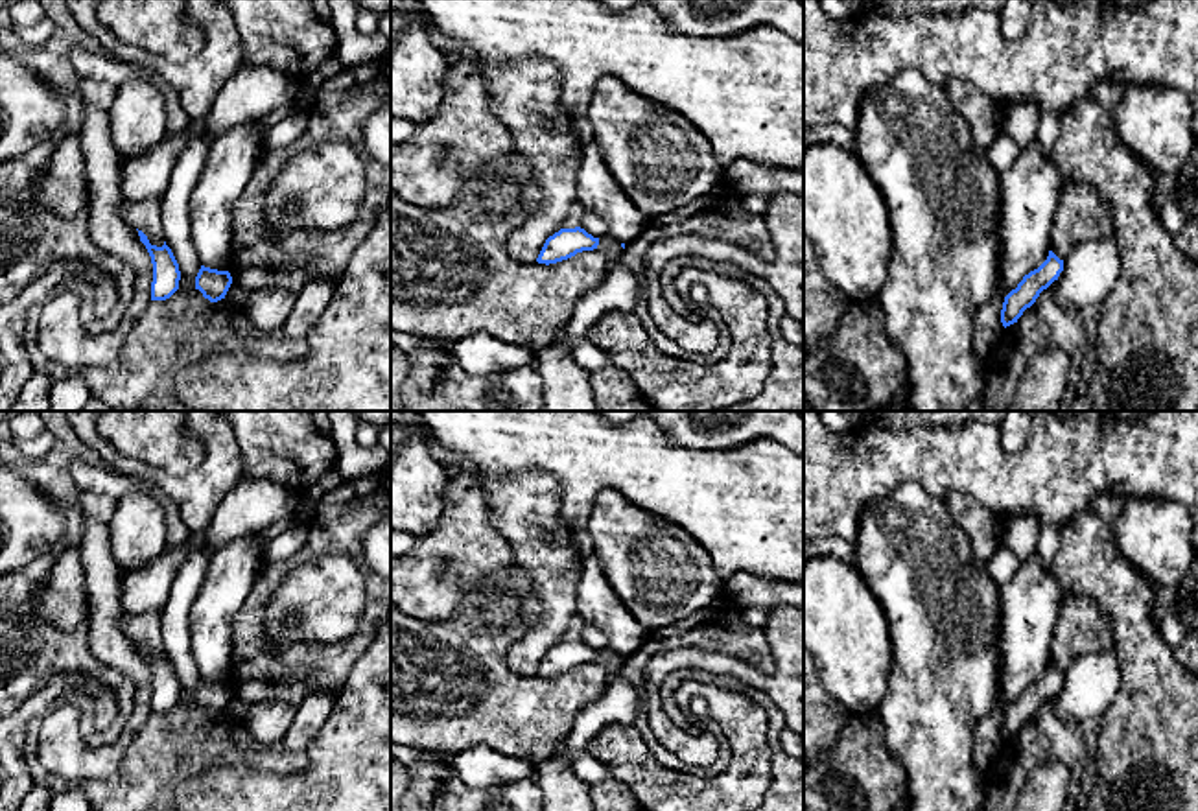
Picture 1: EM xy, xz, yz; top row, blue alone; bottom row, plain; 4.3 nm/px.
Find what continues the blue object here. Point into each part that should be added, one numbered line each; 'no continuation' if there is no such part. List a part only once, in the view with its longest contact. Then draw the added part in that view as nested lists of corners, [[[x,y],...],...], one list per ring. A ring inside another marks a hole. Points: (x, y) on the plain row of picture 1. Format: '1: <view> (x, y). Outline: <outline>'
no continuation

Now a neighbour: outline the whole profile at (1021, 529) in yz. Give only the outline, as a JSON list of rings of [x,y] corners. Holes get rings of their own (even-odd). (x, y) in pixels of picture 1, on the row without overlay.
[[[1014,514],[1006,516],[1006,536],[1004,546],[1025,562],[1036,553],[1038,535],[1041,520],[1036,514]]]

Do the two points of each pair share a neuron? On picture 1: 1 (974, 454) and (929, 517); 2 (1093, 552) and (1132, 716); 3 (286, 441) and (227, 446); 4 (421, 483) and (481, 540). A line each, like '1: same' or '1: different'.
1: different
2: same
3: different
4: different

